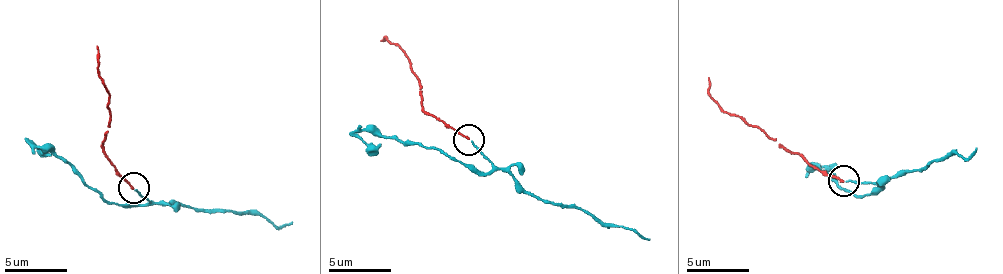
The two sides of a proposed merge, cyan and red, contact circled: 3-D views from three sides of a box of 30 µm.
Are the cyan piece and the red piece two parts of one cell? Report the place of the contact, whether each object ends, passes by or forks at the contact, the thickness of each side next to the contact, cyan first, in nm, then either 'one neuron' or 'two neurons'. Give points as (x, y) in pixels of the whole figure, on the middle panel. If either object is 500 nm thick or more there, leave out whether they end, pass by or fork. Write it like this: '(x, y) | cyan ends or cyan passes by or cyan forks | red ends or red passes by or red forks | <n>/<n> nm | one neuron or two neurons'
(469, 139) | cyan ends | red ends | 140/150 nm | one neuron

